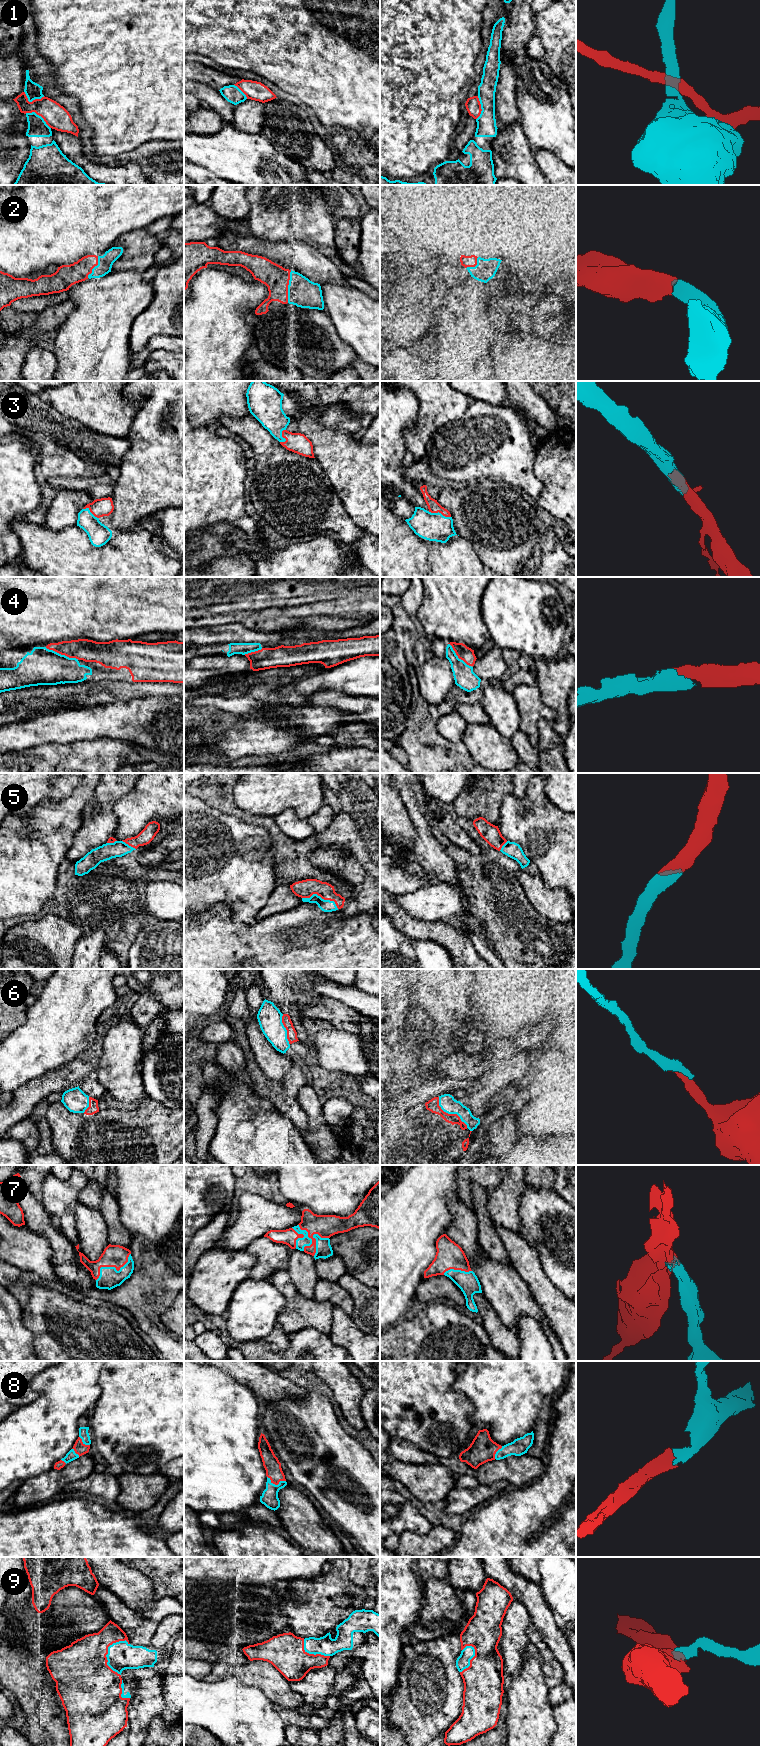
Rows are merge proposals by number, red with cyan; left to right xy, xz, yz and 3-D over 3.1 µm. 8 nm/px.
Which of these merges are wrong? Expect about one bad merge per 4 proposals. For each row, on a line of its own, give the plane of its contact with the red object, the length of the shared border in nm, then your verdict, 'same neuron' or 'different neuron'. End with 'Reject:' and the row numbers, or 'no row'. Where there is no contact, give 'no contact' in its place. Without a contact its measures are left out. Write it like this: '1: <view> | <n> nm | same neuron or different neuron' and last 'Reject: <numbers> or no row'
1: xy | 240 nm | different neuron
2: xz | 260 nm | same neuron
3: yz | 190 nm | same neuron
4: xy | 280 nm | same neuron
5: xz | 300 nm | same neuron
6: yz | 340 nm | same neuron
7: xz | 280 nm | same neuron
8: xz | 160 nm | same neuron
9: xy | 300 nm | same neuron
Reject: 1

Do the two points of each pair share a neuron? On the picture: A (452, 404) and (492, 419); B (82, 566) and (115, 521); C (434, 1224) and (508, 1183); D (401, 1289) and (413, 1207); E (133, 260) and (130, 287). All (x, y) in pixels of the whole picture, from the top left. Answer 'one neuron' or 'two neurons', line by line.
A: two neurons
B: two neurons
C: two neurons
D: one neuron
E: two neurons

